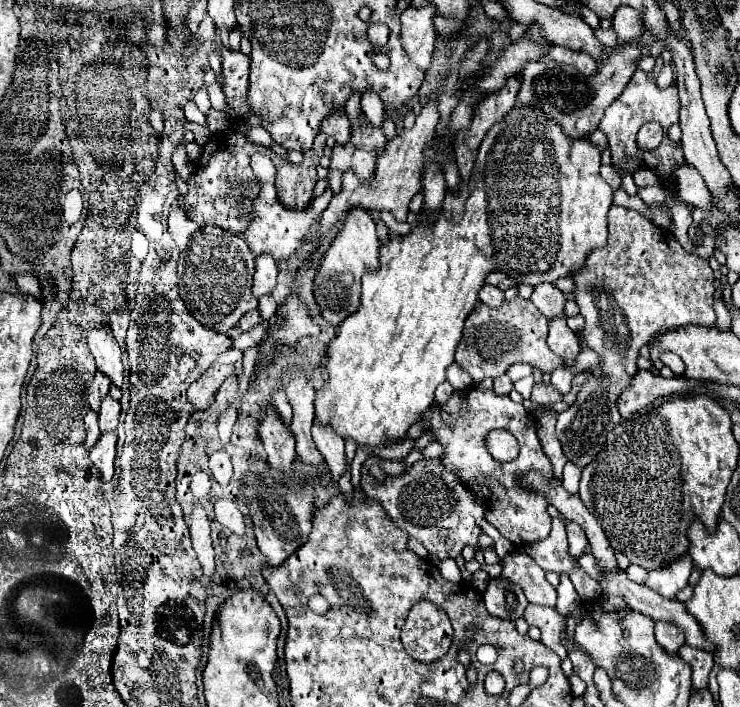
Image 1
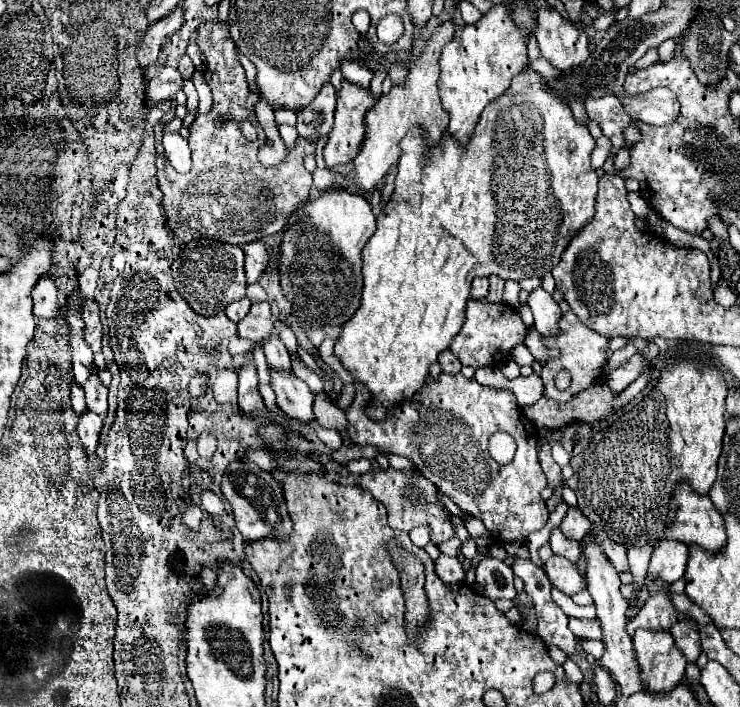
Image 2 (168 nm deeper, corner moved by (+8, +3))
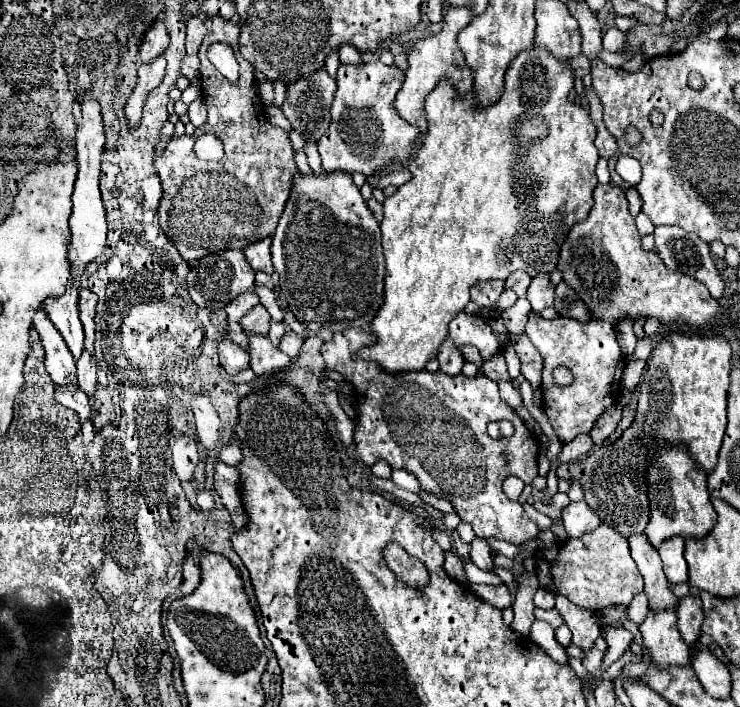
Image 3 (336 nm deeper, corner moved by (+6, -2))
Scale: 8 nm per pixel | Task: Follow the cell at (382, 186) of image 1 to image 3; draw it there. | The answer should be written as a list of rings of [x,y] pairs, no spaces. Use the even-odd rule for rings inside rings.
[[[449,7],[447,13],[445,13],[445,19],[443,19],[443,29],[441,33],[433,35],[433,37],[427,37],[427,39],[421,39],[417,41],[411,49],[409,49],[409,69],[405,71],[405,83],[395,99],[395,107],[399,111],[399,115],[409,121],[411,125],[417,125],[421,135],[425,135],[427,131],[427,119],[423,117],[423,101],[425,97],[435,89],[435,85],[443,79],[443,77],[449,77],[453,81],[453,85],[457,89],[461,89],[463,93],[469,91],[473,87],[473,77],[471,77],[471,69],[467,69],[467,63],[465,63],[465,57],[457,45],[457,33],[473,19],[473,13],[471,9],[467,7]]]

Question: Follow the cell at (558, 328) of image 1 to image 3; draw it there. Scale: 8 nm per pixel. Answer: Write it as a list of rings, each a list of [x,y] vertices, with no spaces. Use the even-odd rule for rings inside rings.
[[[535,275],[527,289],[527,299],[535,313],[553,305],[553,285],[549,281],[549,275]]]

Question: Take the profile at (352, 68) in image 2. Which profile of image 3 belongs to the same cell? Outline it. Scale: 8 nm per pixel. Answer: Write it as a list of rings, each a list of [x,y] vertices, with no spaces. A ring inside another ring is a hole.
[[[341,43],[339,45],[339,55],[341,55],[341,61],[343,63],[353,63],[353,65],[361,65],[359,61],[359,51],[353,47],[353,45],[349,45],[349,43]]]

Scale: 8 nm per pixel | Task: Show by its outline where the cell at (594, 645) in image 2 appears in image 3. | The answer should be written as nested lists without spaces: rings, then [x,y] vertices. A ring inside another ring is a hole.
[[[557,597],[555,609],[563,617],[565,625],[573,631],[573,643],[579,645],[581,649],[591,649],[593,641],[601,635],[597,615],[589,609],[573,605],[567,597]]]

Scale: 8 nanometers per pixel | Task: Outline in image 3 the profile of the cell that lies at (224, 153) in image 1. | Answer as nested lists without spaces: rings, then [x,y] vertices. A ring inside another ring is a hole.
[[[209,17],[205,21],[207,27],[207,35],[203,39],[203,45],[199,49],[199,59],[201,59],[201,87],[203,87],[203,95],[205,95],[205,105],[207,105],[207,121],[205,125],[197,127],[193,135],[183,135],[183,137],[175,137],[169,141],[167,149],[163,151],[161,157],[157,157],[155,167],[157,173],[161,177],[161,183],[167,185],[177,185],[189,183],[189,177],[195,177],[195,173],[199,173],[199,159],[193,155],[193,141],[197,139],[199,133],[211,131],[217,139],[223,141],[225,145],[225,157],[219,163],[205,163],[201,161],[201,193],[197,199],[189,199],[193,201],[191,205],[185,207],[177,207],[177,215],[159,215],[159,225],[163,229],[163,233],[167,235],[167,239],[173,241],[181,241],[181,251],[179,253],[189,253],[189,261],[201,261],[203,257],[207,257],[207,253],[217,253],[217,251],[227,251],[231,249],[231,237],[235,239],[235,235],[231,235],[231,205],[241,205],[241,219],[243,221],[239,225],[239,233],[237,233],[237,241],[247,247],[255,241],[259,241],[261,237],[273,235],[275,233],[275,225],[281,217],[281,211],[285,207],[285,201],[289,197],[289,189],[293,185],[293,175],[299,173],[295,161],[293,161],[293,147],[291,141],[287,137],[287,131],[269,125],[267,117],[265,117],[265,109],[263,103],[257,95],[257,81],[253,77],[253,65],[249,61],[245,61],[241,57],[241,53],[237,51],[237,39],[239,39],[239,25],[233,23],[231,19],[223,19],[223,17]],[[213,43],[227,43],[231,45],[237,61],[239,61],[239,81],[231,83],[227,81],[215,67],[213,63],[207,59],[207,47]]]

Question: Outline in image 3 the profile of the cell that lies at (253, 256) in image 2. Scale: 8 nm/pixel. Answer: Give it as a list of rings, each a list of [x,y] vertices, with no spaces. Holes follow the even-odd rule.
[[[265,237],[257,243],[247,245],[245,249],[245,257],[251,263],[251,267],[255,271],[263,271],[267,275],[273,273],[273,263],[271,263],[271,237]]]

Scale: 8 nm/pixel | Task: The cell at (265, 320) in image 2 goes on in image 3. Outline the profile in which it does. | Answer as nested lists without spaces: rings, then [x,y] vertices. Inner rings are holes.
[[[257,305],[255,309],[251,309],[243,319],[241,319],[241,327],[253,331],[253,333],[261,333],[265,335],[269,331],[269,321],[271,315],[267,313],[267,309],[263,305]]]

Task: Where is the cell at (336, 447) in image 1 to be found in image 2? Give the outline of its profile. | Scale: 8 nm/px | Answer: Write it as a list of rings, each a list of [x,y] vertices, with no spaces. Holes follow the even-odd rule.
[[[271,370],[271,386],[277,394],[277,404],[287,416],[299,418],[303,422],[315,422],[313,414],[315,396],[311,394],[305,382],[301,382],[295,374],[283,374]]]

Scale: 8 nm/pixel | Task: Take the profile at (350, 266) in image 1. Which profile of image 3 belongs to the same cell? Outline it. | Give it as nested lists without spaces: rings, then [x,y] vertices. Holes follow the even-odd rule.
[[[345,171],[321,173],[321,175],[295,175],[291,195],[285,203],[283,217],[273,235],[273,265],[279,275],[281,293],[287,299],[291,313],[303,323],[309,331],[317,333],[319,329],[343,331],[343,329],[369,329],[371,321],[383,305],[383,279],[385,279],[385,261],[381,245],[381,229],[353,179]]]

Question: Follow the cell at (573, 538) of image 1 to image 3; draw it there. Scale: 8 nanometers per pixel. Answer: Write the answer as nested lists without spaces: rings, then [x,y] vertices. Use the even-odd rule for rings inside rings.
[[[585,501],[569,503],[563,509],[563,527],[569,537],[581,537],[581,535],[597,529],[599,523],[601,521],[599,521],[597,513]]]

